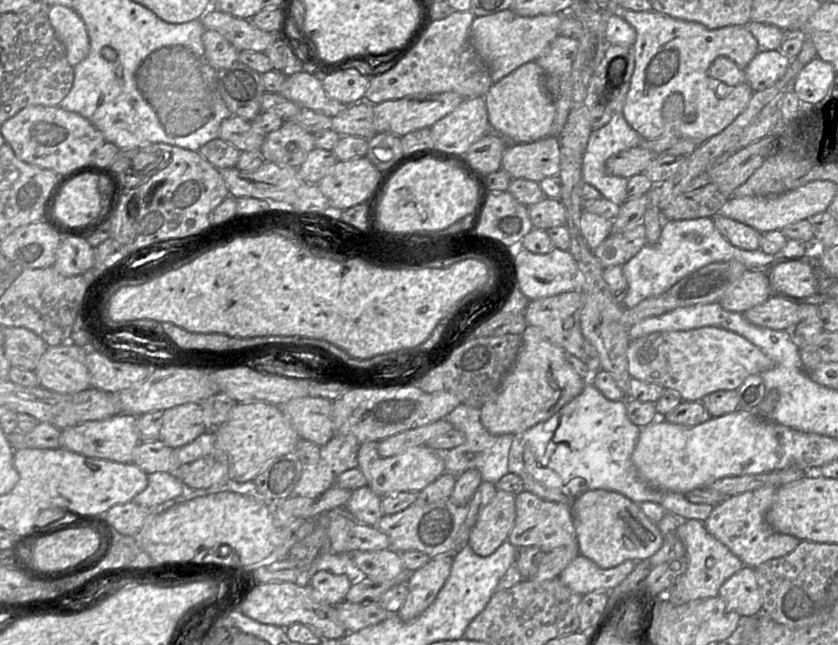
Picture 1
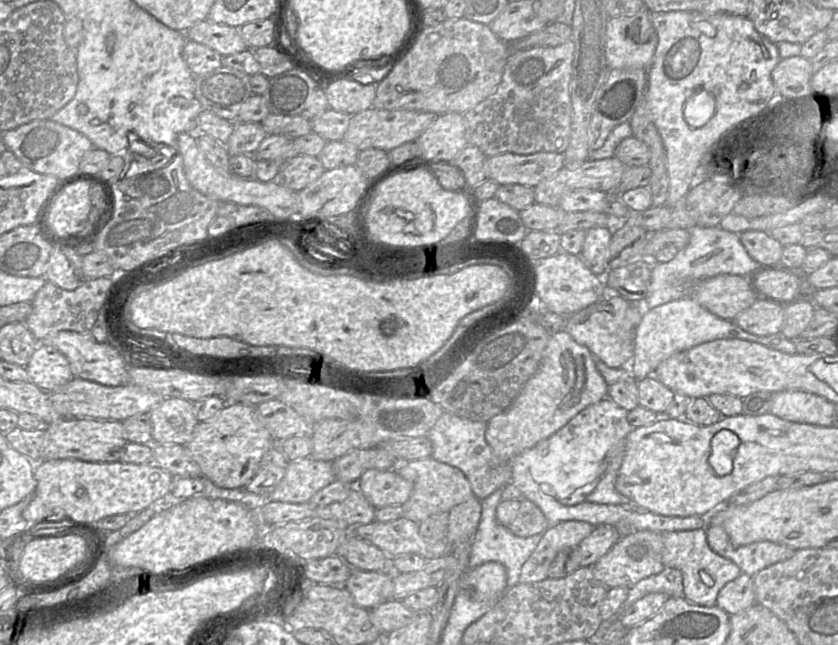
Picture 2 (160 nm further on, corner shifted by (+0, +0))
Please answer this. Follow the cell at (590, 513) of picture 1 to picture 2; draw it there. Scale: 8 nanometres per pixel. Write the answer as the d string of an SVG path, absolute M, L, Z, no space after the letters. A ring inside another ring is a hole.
M704 528L664 531L660 533L660 536L663 542L662 563L665 567L677 568L681 571L684 597L694 604L716 605L717 595L721 588L742 573L733 561L720 556L710 548Z

